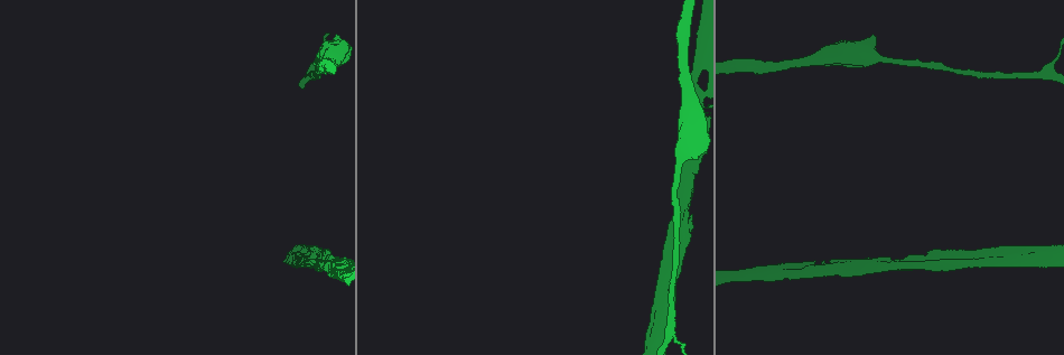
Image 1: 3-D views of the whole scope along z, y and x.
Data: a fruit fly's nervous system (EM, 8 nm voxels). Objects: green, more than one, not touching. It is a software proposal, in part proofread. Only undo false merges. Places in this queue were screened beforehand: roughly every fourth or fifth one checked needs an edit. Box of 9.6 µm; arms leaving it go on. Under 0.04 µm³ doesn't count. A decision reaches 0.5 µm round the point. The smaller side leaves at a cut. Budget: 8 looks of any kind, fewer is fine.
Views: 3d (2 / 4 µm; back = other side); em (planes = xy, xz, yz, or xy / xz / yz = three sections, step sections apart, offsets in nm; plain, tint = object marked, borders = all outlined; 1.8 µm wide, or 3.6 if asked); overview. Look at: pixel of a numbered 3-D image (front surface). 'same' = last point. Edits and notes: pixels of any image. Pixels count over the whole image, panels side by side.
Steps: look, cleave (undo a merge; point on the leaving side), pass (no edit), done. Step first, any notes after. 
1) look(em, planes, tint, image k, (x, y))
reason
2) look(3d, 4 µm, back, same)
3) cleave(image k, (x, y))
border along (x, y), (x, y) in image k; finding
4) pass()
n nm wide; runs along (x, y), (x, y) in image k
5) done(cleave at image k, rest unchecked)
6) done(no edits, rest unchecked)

look(em, planes, tint, image 1, (669, 328))
three-way junction

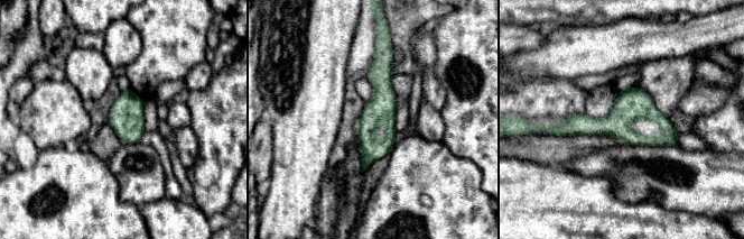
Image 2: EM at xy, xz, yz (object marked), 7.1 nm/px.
pass()
220 nm wide; runs along (558, 130), (617, 126), (675, 143) in image 2; continuous, no second cell

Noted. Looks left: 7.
look(3d, 2 µm, image 1, (955, 73))
thin neck

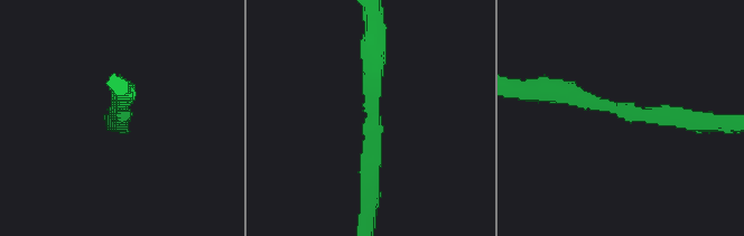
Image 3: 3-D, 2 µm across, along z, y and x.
look(em, xy, step 16, tint, image 3, (120, 113))
now the EM

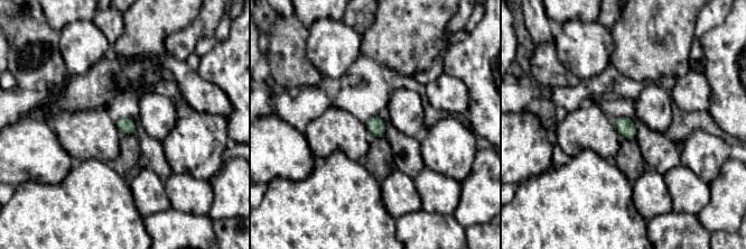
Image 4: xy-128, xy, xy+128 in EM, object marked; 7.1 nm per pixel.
look(em, planes, borders, same)

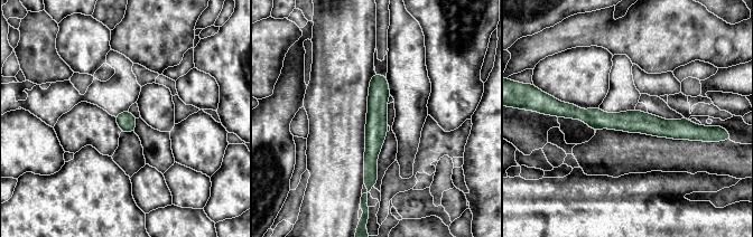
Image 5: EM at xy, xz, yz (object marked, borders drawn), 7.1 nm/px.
pass()
140 nm wide; runs along (560, 114), (694, 132) in image 5; continuous, no second cell

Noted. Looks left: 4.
look(3d, 2 µm, image 1, (814, 269))
sudden change in width

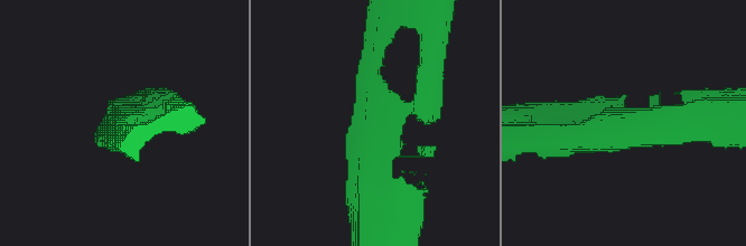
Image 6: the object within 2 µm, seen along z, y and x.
look(em, xy, step 4, tint, image 6, (624, 126))
now the EM

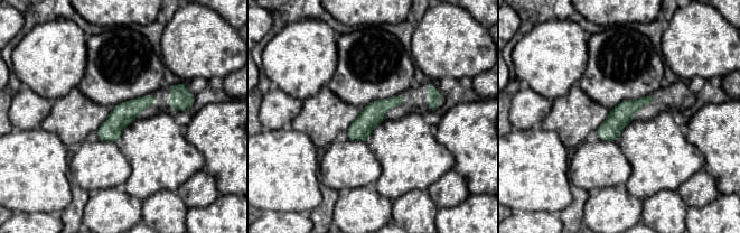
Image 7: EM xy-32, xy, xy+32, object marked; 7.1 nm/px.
look(em, planes, tint, same)
another direction

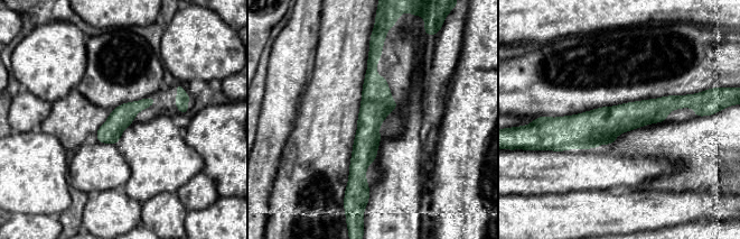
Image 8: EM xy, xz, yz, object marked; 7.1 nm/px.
pass()
all the same cell

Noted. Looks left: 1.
done(no edits, rest unchecked)

